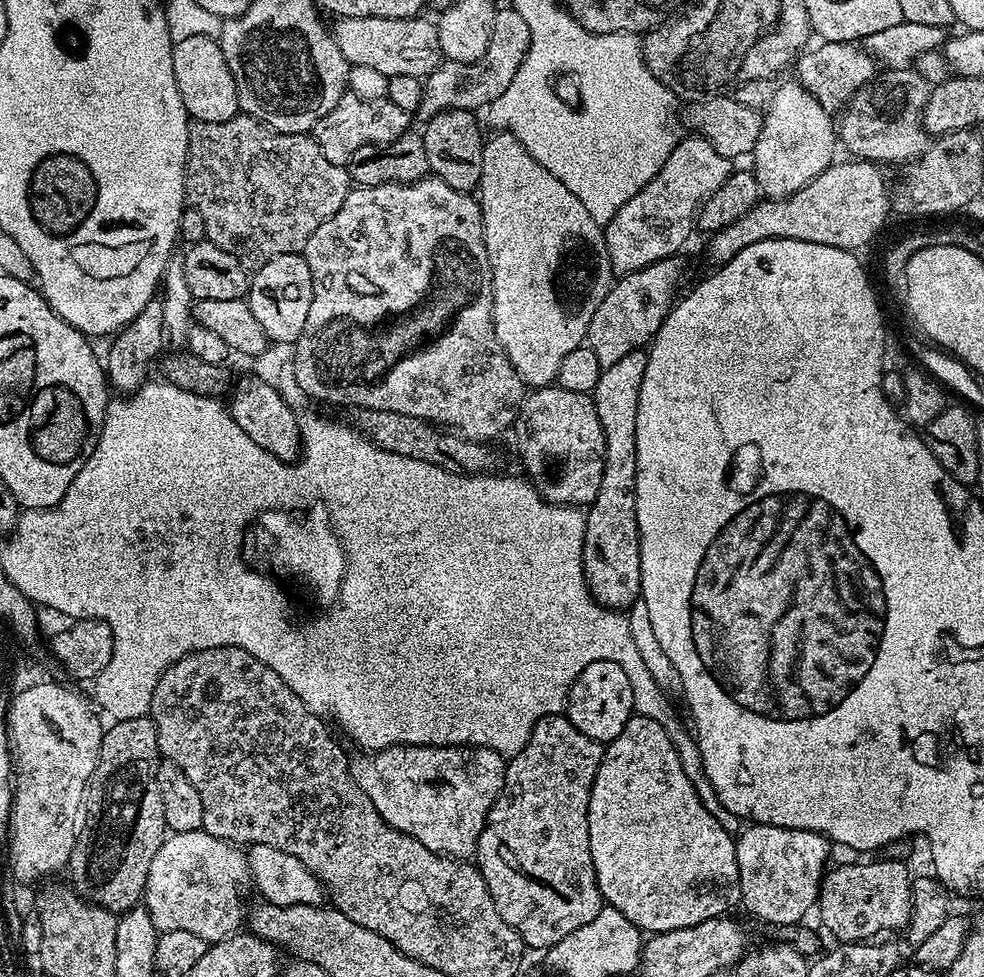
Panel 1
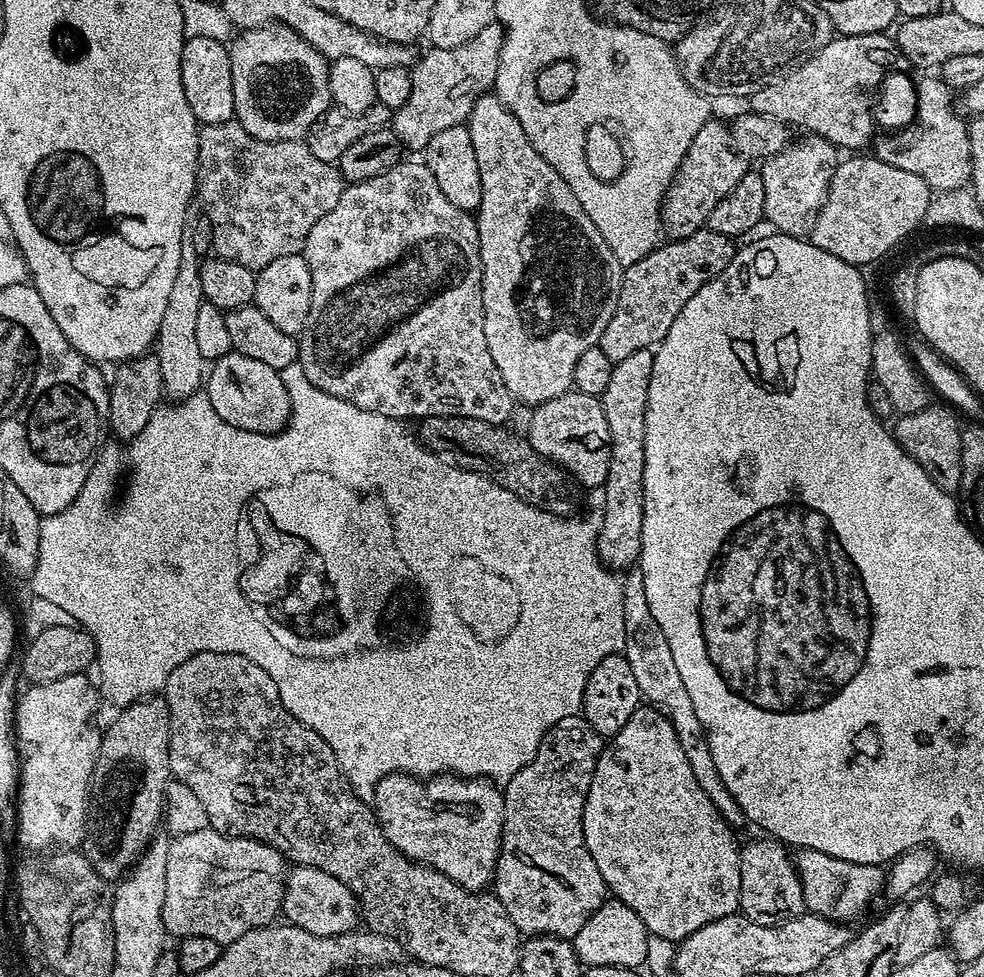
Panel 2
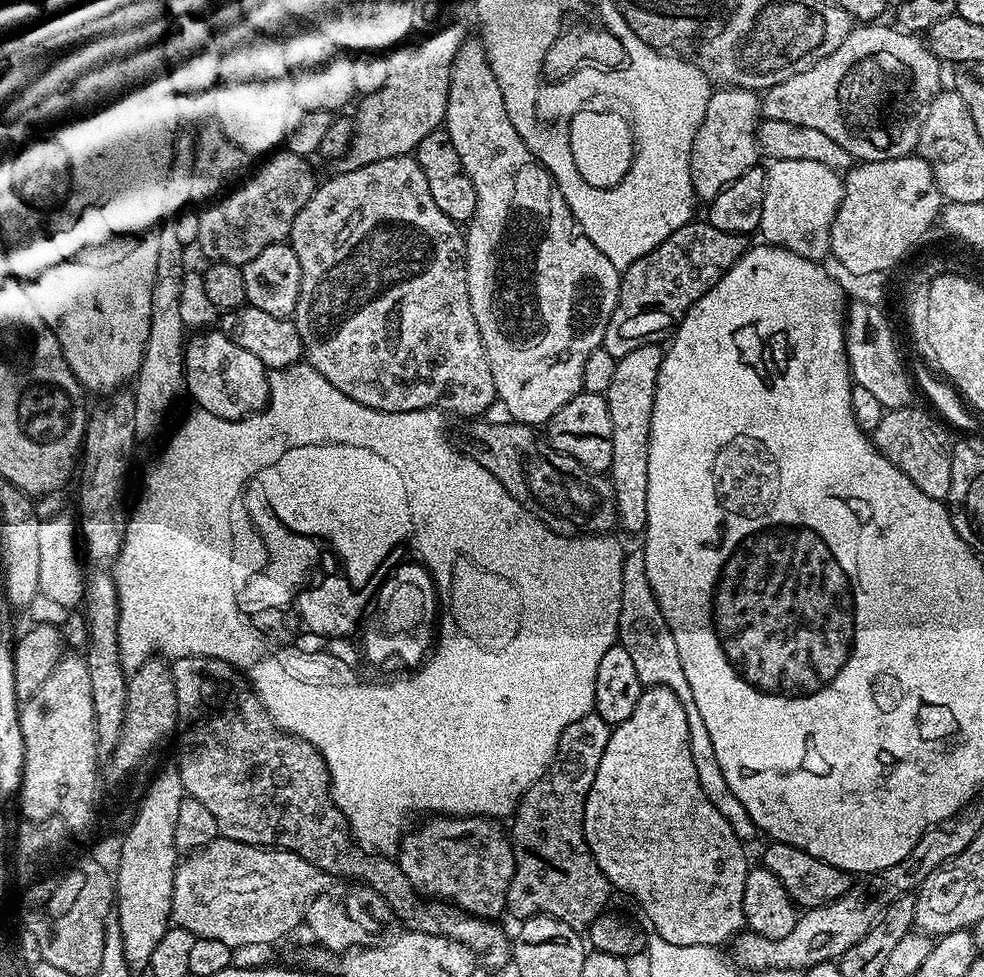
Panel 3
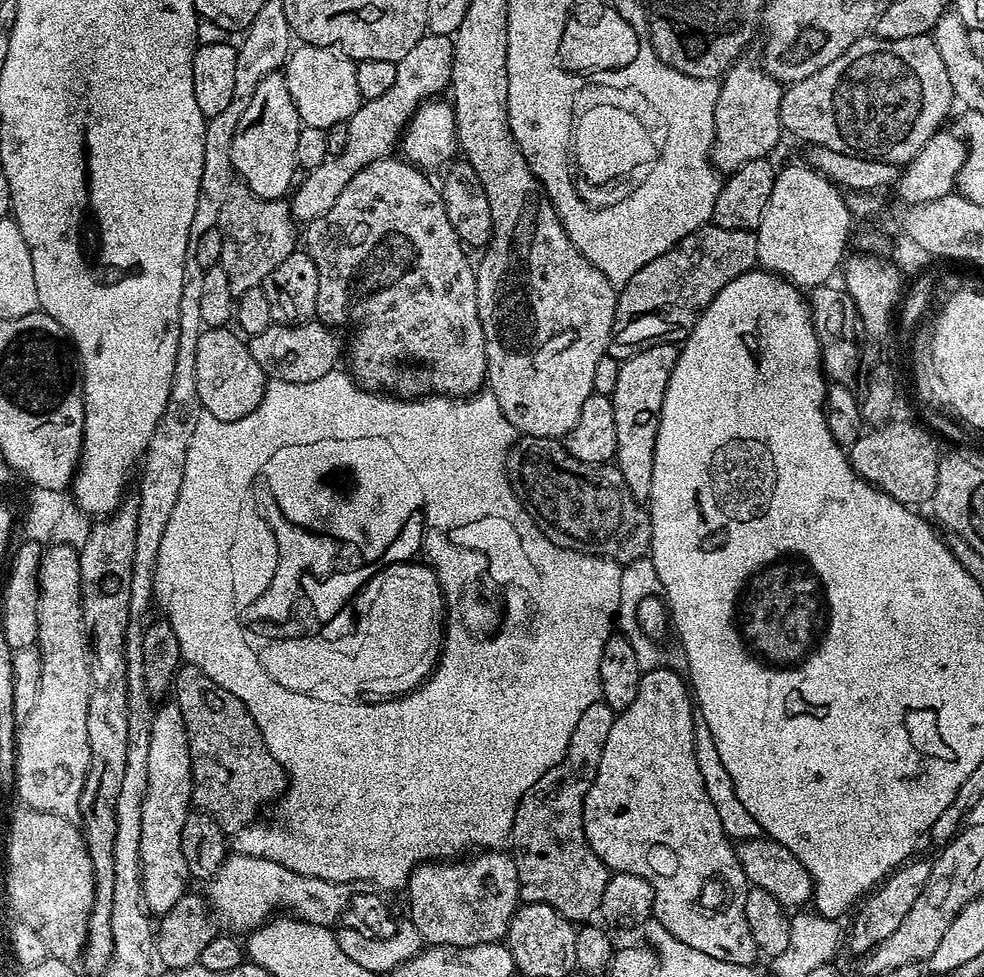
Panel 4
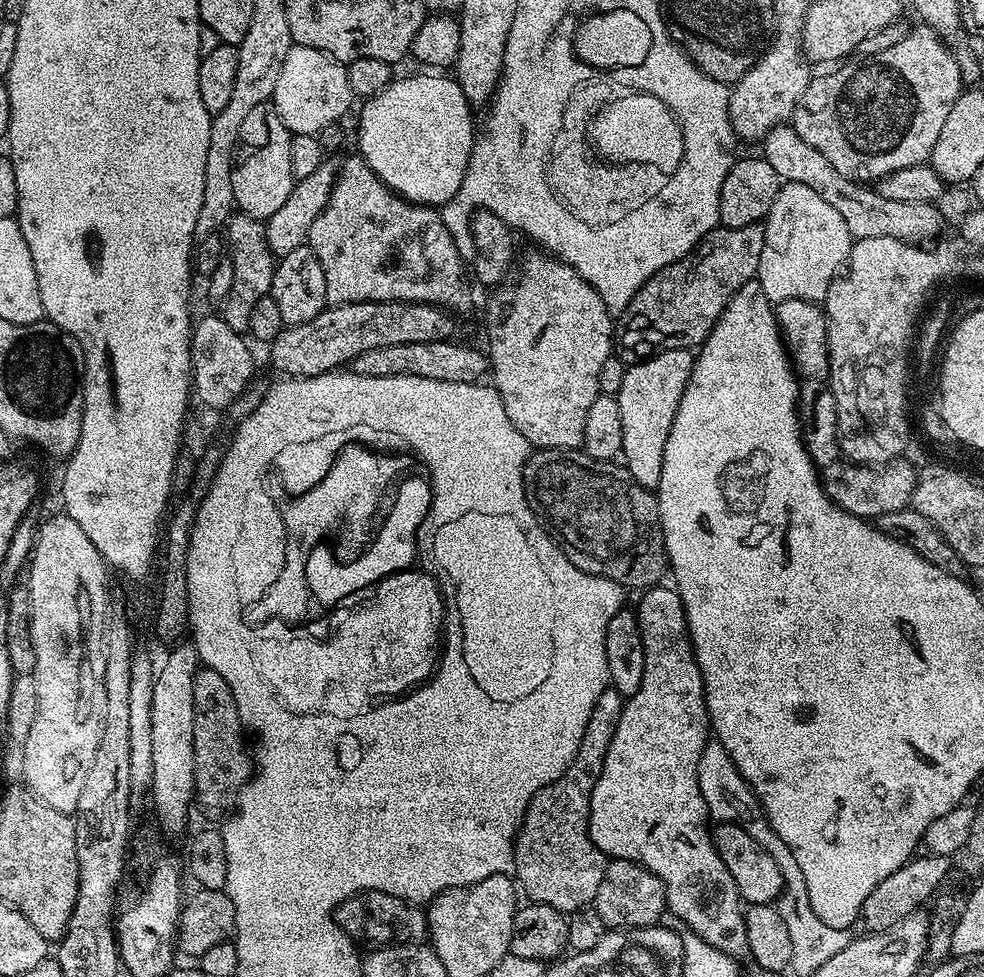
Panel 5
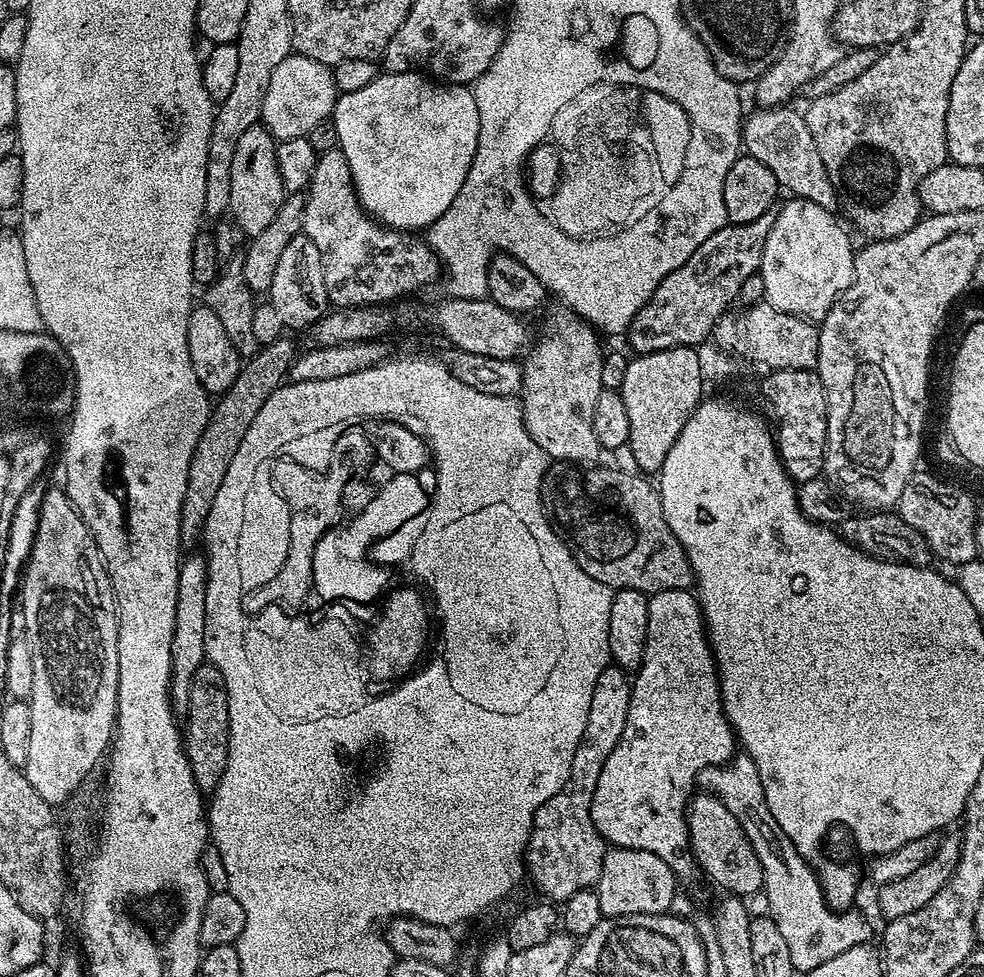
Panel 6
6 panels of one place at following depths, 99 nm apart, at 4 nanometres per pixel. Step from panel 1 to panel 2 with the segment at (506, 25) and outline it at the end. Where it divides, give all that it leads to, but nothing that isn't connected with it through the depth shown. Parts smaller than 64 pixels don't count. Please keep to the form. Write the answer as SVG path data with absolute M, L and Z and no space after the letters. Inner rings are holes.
M493 22L486 26L486 30L478 30L470 42L453 48L427 49L428 53L421 55L416 63L412 65L412 85L410 86L410 98L406 98L401 108L395 109L390 116L391 131L400 139L401 145L416 154L423 153L424 147L430 142L438 130L446 130L449 126L458 126L467 121L472 113L474 102L479 96L491 93L496 86L496 75L498 74L498 62L504 45L504 27L499 22Z

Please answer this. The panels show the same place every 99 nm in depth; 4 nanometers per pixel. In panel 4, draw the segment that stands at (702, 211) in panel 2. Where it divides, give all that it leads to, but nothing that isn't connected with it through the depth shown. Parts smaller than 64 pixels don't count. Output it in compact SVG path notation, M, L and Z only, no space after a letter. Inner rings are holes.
M737 62L719 81L718 106L714 106L714 142L712 165L717 173L731 174L751 160L771 157L782 137L780 107L784 88L763 67Z

